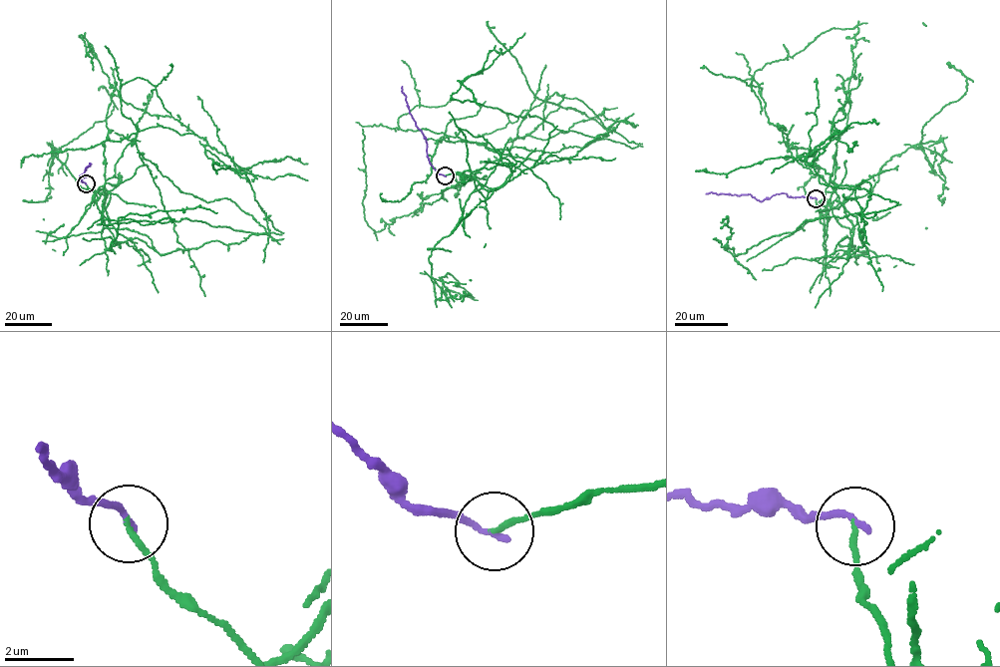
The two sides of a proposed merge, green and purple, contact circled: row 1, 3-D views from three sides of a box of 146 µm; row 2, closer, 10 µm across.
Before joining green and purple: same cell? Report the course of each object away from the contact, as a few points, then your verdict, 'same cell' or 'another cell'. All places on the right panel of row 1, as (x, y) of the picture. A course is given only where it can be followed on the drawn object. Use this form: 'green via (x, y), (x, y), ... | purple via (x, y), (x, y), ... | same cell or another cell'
green via (816, 198), (820, 211), (849, 100), (805, 164), (821, 183), (899, 203), (804, 221), (736, 255), (721, 222) | purple via (816, 198), (777, 193), (761, 201), (750, 194), (706, 193) | another cell

